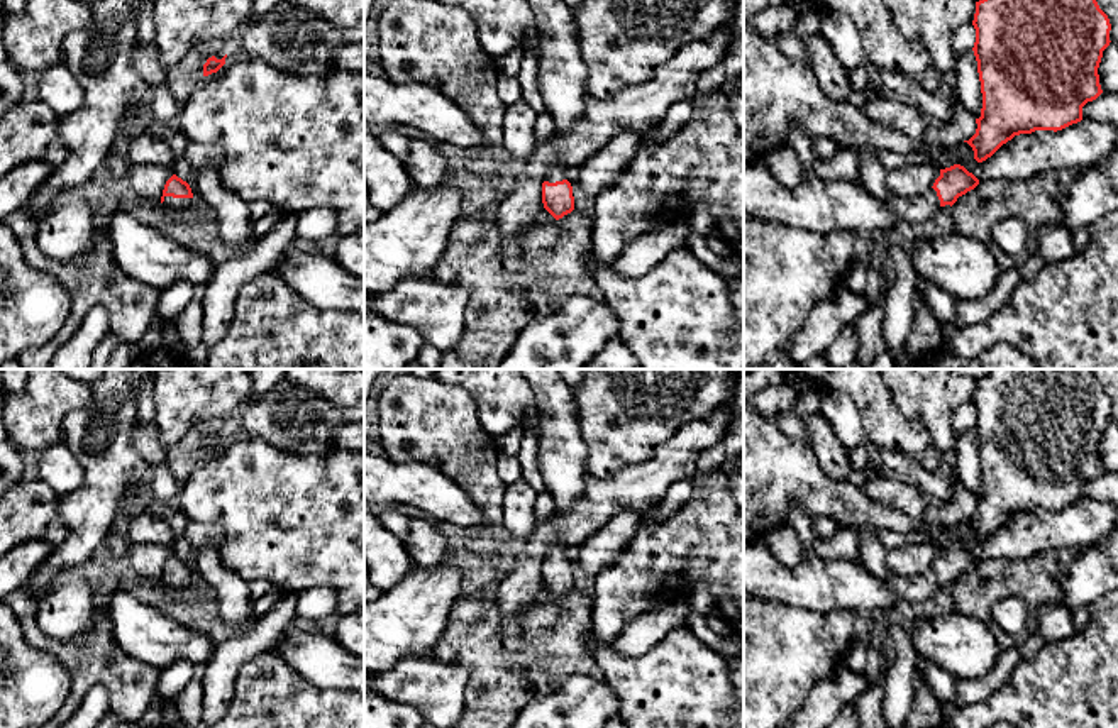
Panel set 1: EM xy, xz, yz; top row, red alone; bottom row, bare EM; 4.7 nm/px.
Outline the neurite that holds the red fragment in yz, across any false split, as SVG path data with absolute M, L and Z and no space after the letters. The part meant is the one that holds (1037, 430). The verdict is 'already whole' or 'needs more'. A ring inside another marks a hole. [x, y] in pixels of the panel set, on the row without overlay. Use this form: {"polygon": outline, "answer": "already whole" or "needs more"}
{"polygon": "M989 369L986 378L976 381L972 405L982 488L976 498L976 513L964 521L972 527L977 542L991 537L1015 515L1035 510L1057 511L1081 501L1082 486L1103 472L1098 447L1103 430L1111 422L1111 403L1091 369Z", "answer": "already whole"}

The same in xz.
{"polygon": "M562 549L545 555L542 562L542 582L556 599L574 589L573 565Z", "answer": "needs more"}

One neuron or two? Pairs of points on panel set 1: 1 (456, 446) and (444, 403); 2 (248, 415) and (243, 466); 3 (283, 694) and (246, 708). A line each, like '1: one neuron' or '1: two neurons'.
1: one neuron
2: two neurons
3: one neuron

